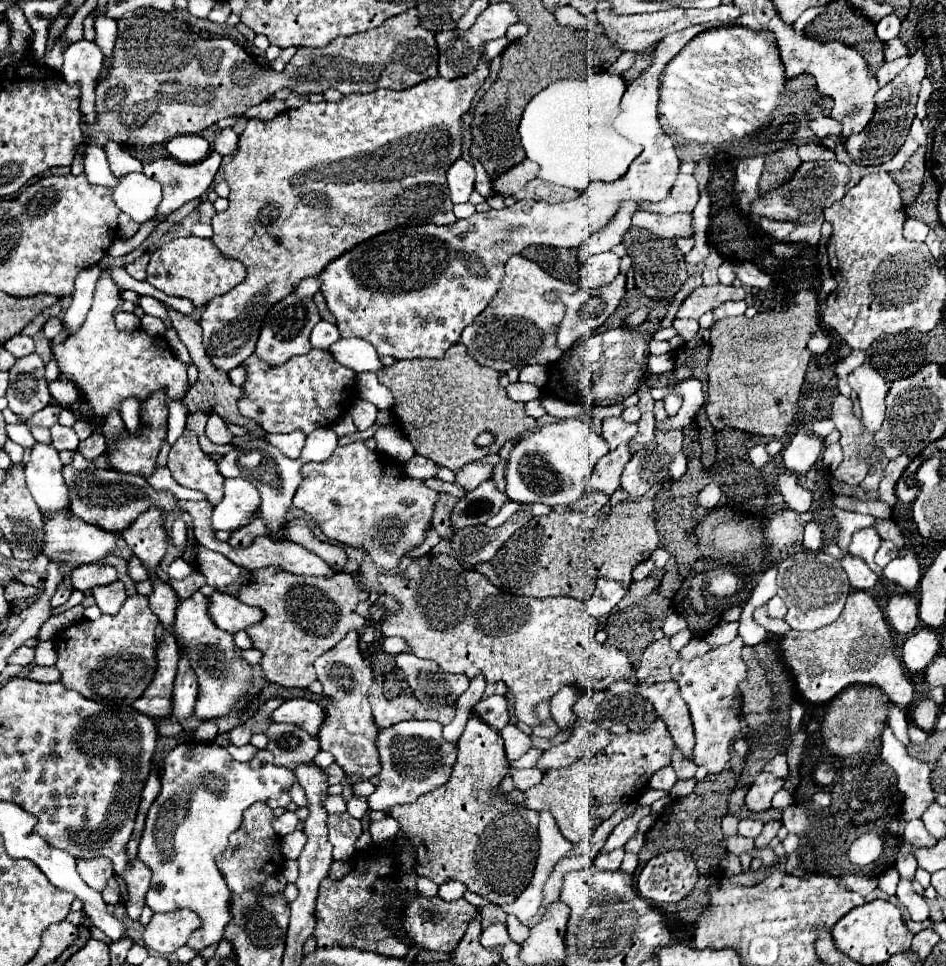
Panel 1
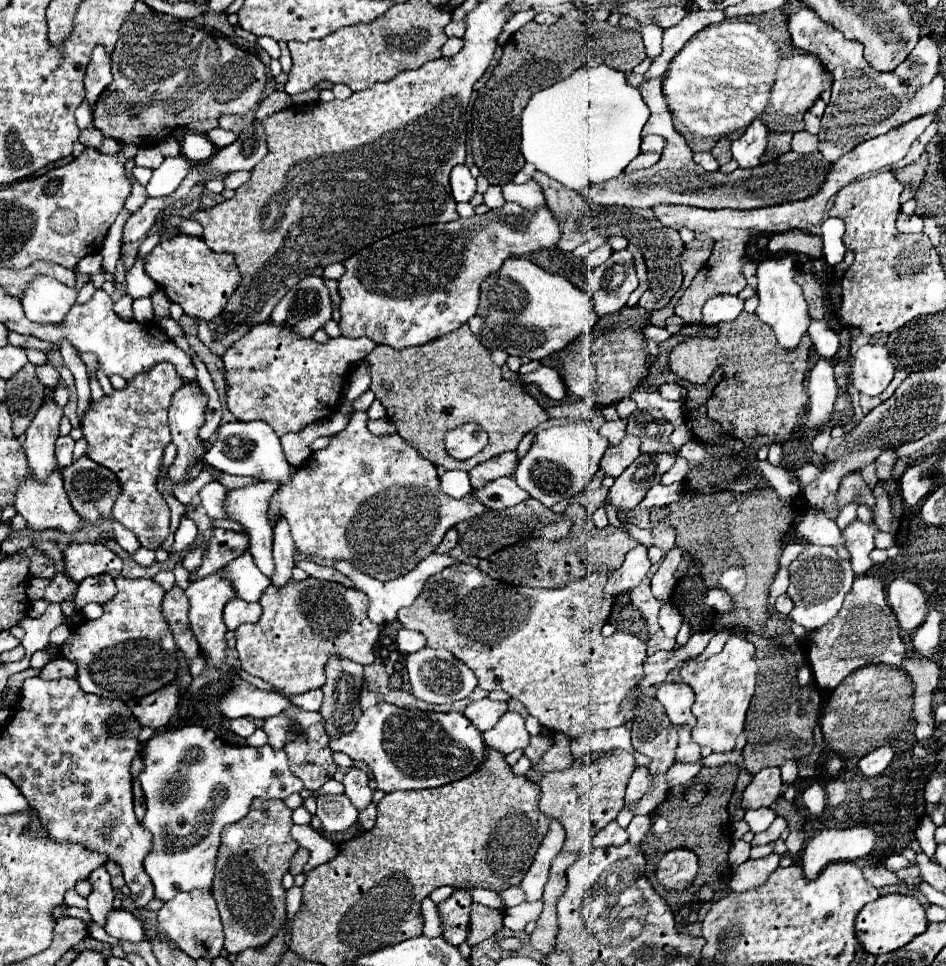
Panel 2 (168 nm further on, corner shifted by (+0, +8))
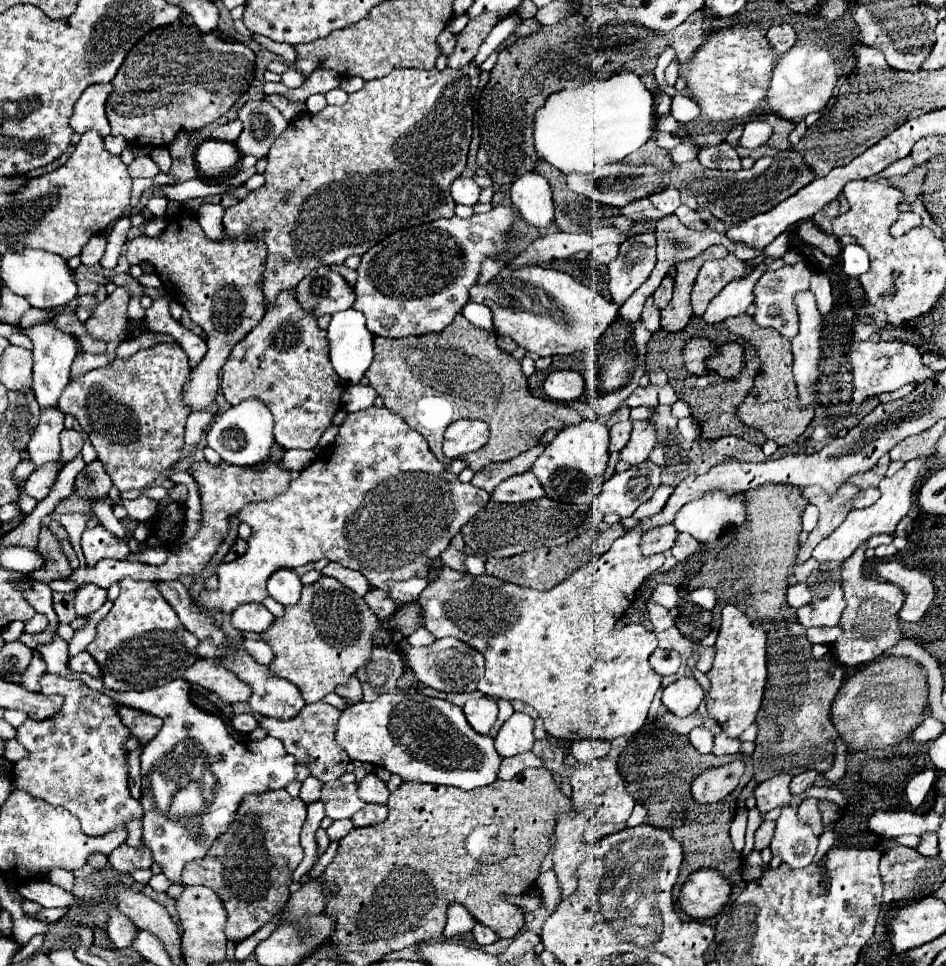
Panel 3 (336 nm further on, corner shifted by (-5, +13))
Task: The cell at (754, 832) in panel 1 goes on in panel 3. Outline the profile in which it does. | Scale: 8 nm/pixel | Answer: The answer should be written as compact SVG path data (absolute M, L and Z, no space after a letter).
M784 807L770 843L772 855L778 855L782 863L790 865L792 869L804 869L814 861L816 849L818 835L814 835L812 827L798 819L796 809Z

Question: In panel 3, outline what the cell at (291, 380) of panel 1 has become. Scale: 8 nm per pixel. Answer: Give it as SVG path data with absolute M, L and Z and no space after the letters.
M288 289L276 297L264 319L232 349L228 363L222 367L220 387L232 405L250 397L262 399L274 415L274 437L280 445L284 445L284 449L314 449L322 433L332 425L334 415L340 411L340 397L348 383L338 377L330 363L326 331L318 327L312 311L300 305L296 299L296 289Z

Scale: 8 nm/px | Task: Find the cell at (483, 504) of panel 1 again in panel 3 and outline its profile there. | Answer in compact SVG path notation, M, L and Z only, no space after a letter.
M528 471L524 475L516 475L516 477L510 477L504 483L500 483L496 487L496 491L492 493L492 501L524 503L524 501L542 499L544 495L546 493L544 493L540 481L536 479L536 475L532 471Z

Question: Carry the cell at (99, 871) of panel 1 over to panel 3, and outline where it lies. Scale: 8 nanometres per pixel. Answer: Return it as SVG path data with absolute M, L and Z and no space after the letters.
M118 909L110 911L110 919L108 919L108 937L114 943L114 949L128 949L132 947L134 939L136 939L136 925Z

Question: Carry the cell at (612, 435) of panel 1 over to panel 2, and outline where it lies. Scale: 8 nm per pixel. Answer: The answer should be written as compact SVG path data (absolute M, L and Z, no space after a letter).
M615 420L615 422L605 422L599 432L609 440L611 446L619 444L621 438L625 436L625 426L627 426L627 420Z

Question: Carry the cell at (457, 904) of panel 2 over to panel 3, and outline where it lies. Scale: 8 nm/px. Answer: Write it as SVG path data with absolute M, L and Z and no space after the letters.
M480 923L472 929L472 935L474 935L474 941L476 941L480 947L490 945L490 943L494 943L494 941L500 939L492 929L488 929L486 925L480 925Z

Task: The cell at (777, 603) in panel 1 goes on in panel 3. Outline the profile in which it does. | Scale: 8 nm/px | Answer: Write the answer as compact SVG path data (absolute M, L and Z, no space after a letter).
M798 583L794 587L788 587L788 603L798 609L798 607L804 607L812 601L812 593L808 589L806 583Z

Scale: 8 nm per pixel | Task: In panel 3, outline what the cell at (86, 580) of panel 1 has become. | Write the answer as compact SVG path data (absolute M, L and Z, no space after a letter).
M96 523L82 533L82 551L86 563L98 563L100 559L120 559L124 561L130 555L126 541L116 539L104 525Z

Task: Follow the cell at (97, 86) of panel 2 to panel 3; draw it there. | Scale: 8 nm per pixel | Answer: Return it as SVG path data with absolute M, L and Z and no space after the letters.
M92 85L74 105L74 115L70 117L70 127L76 133L86 133L90 129L98 131L102 137L110 135L110 123L106 119L106 97L112 93L112 85Z

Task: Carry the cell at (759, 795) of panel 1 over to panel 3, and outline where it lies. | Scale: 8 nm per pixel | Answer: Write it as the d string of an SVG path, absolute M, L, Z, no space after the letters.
M780 773L780 775L774 775L772 779L760 783L760 785L756 787L756 791L754 791L756 801L758 801L758 803L756 803L758 811L766 813L766 811L770 811L770 809L774 809L774 807L778 807L778 805L788 805L790 799L792 799L792 795L790 795L790 791L788 791L790 781L792 781L790 775Z

